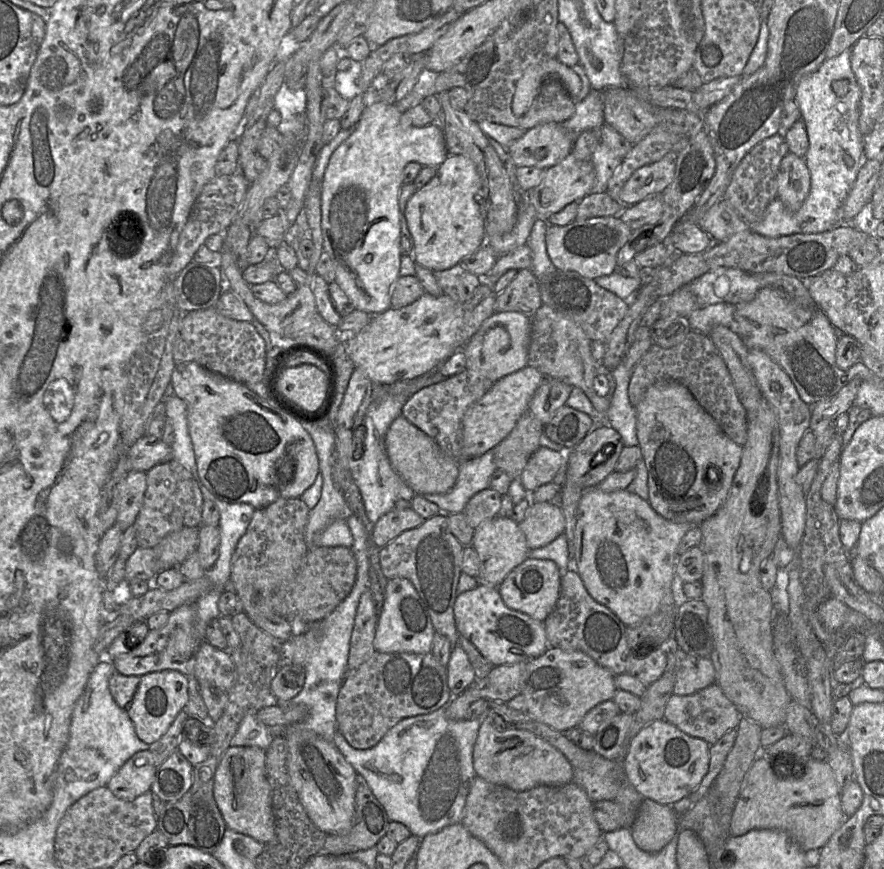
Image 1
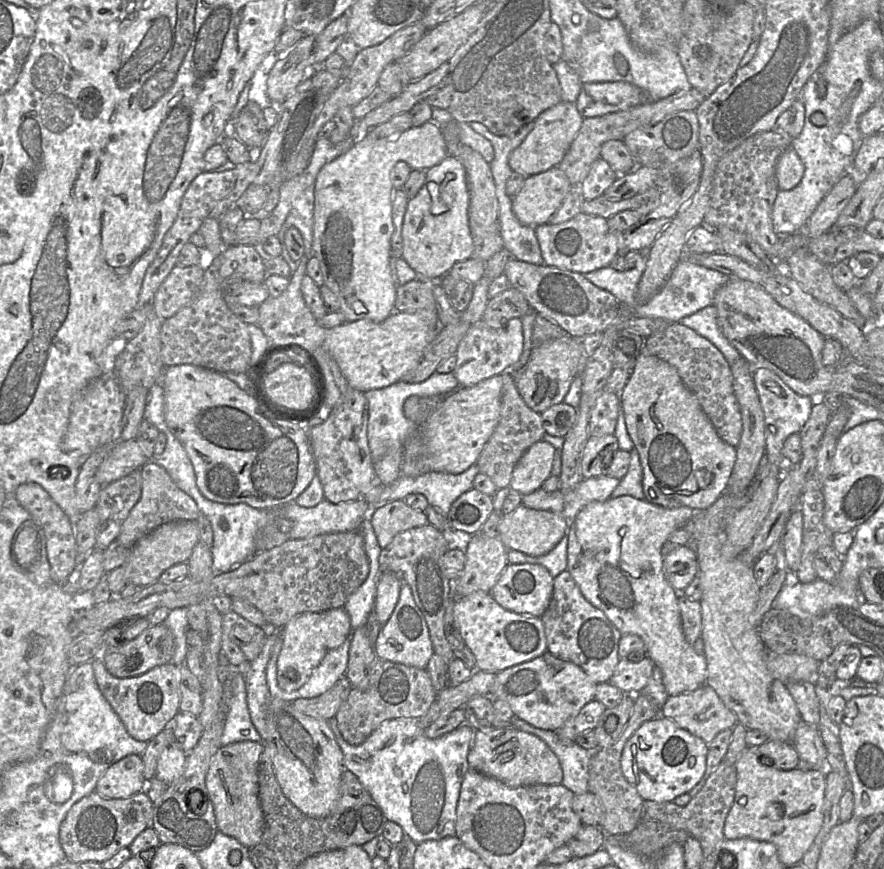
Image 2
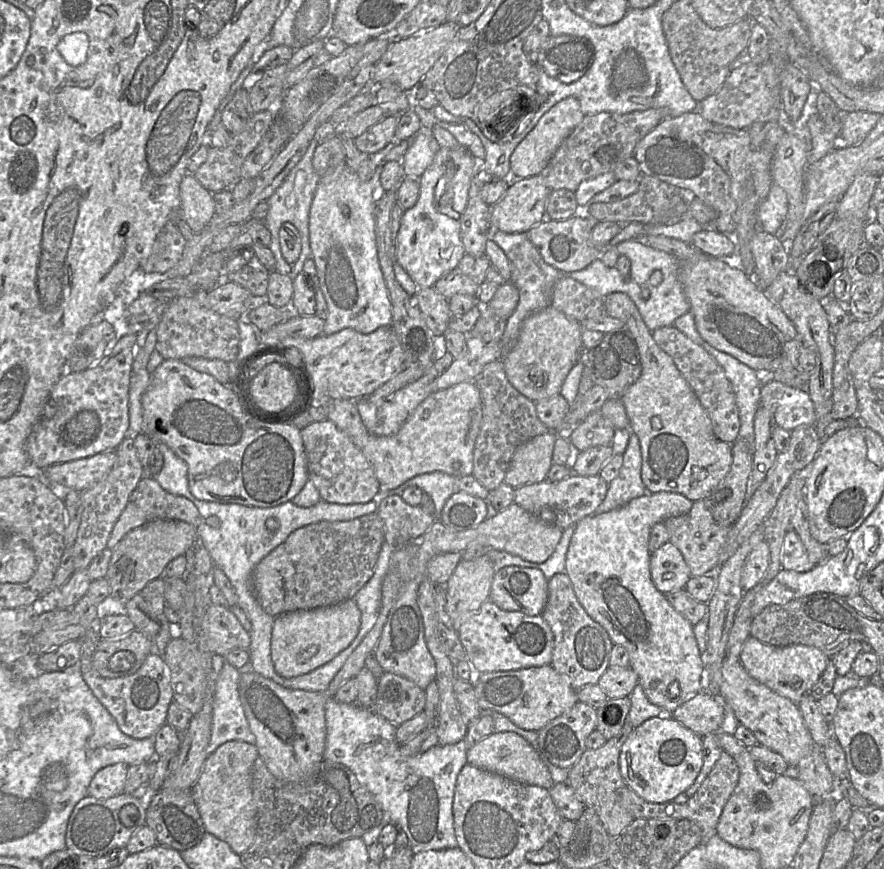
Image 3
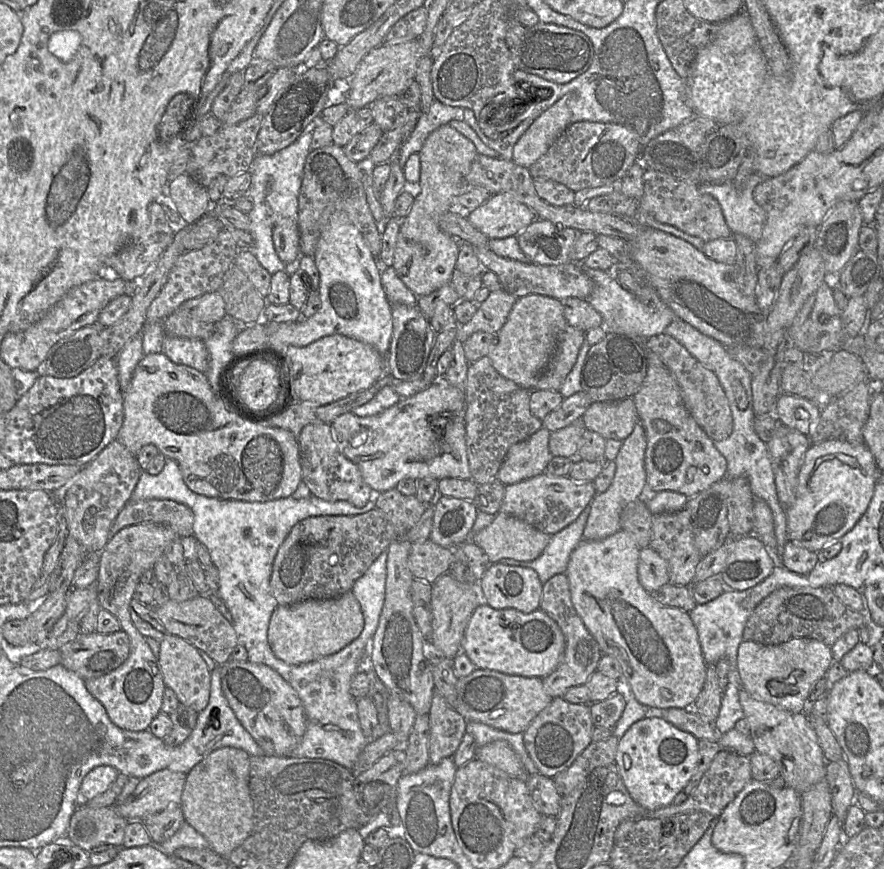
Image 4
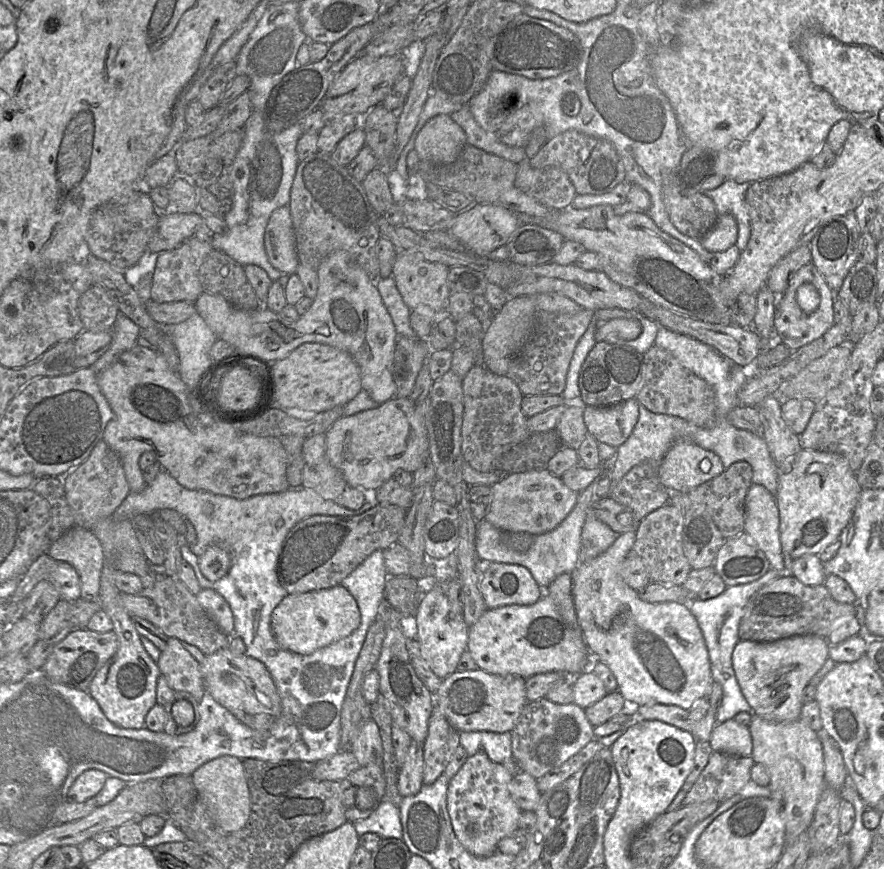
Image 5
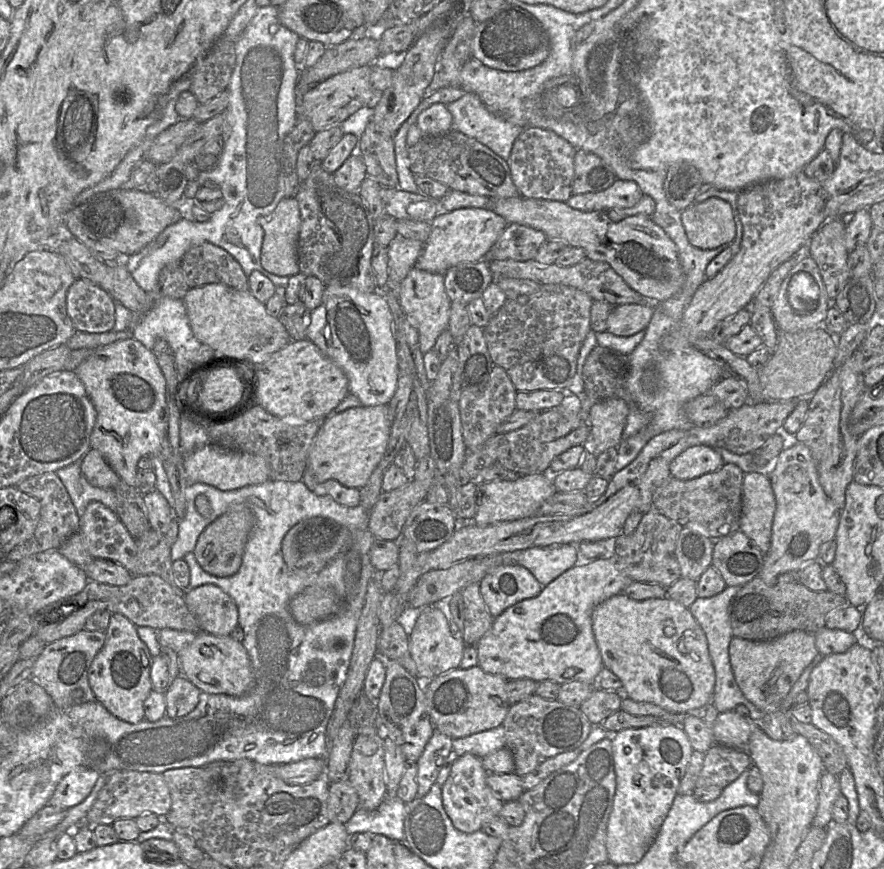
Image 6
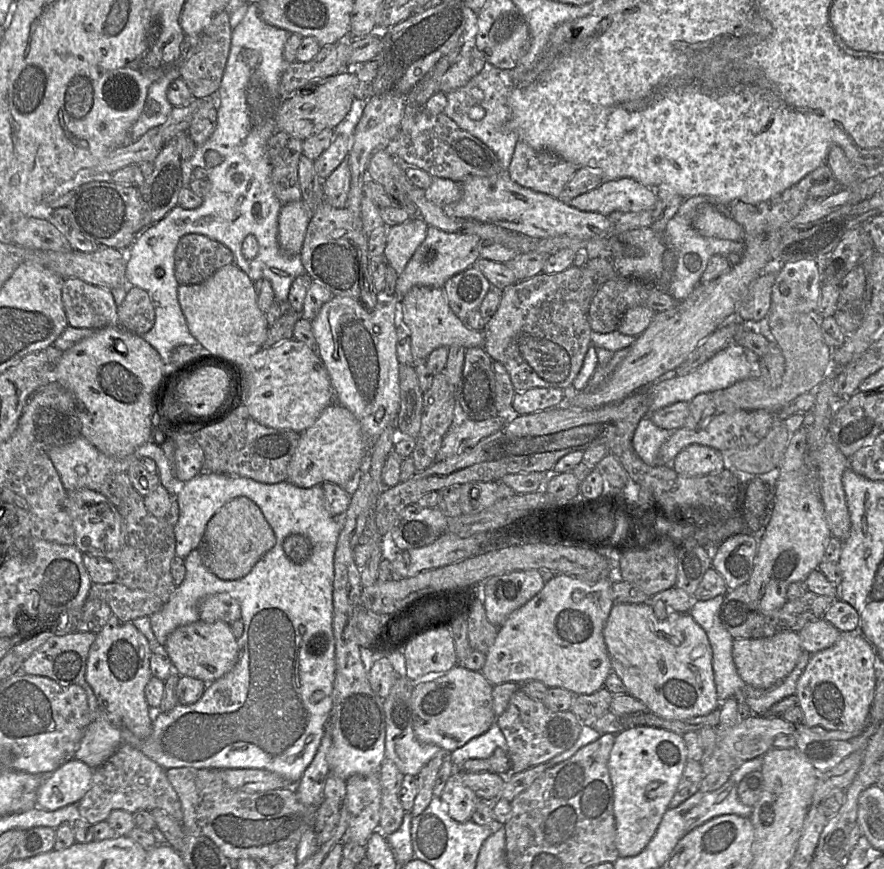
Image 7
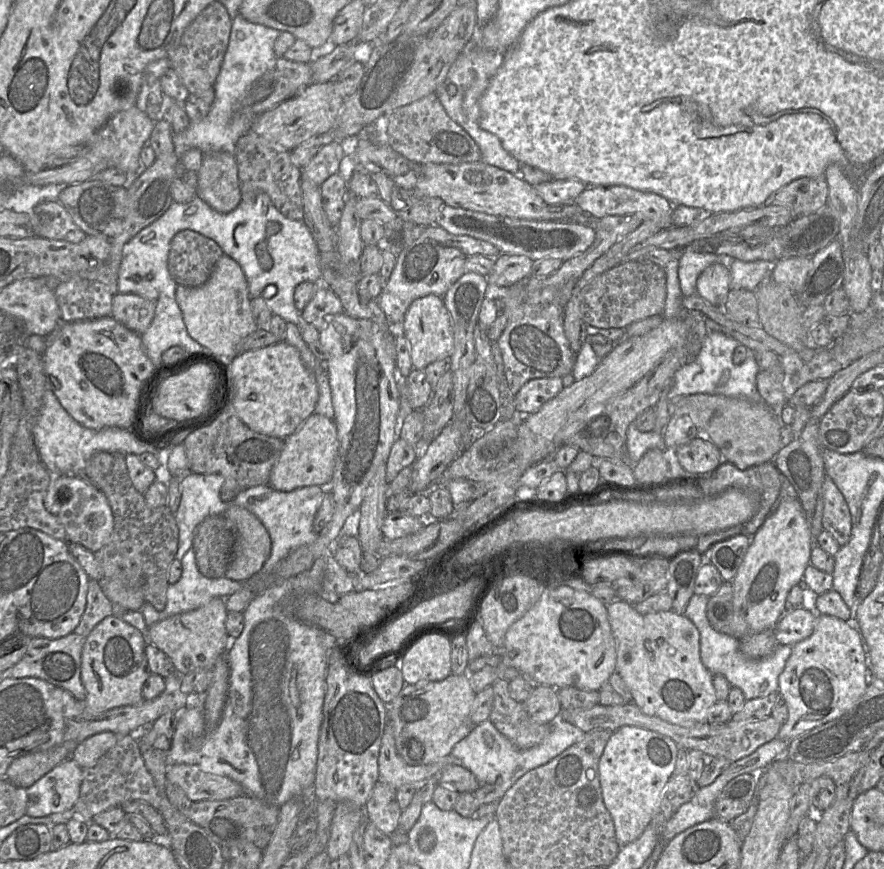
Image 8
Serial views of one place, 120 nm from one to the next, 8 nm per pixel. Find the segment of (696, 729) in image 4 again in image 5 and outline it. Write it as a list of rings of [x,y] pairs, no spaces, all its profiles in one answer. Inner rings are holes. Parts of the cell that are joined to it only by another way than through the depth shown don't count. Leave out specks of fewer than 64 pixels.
[[[654,704],[638,705],[637,710],[631,715],[622,729],[628,729],[630,726],[647,720],[657,720],[681,730],[691,732],[692,722],[689,717],[689,711],[675,705]]]

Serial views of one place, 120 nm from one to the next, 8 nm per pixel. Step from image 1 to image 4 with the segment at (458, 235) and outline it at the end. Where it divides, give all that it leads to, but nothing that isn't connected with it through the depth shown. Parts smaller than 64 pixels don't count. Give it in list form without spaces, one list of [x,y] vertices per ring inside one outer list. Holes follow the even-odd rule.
[[[449,124],[442,125],[431,132],[419,151],[421,192],[415,198],[408,215],[402,219],[392,265],[401,281],[417,297],[429,295],[450,283],[452,274],[456,269],[460,243],[457,239],[440,229],[438,219],[441,214],[449,210],[456,210],[453,208],[453,199],[467,190],[469,184],[466,176],[477,154],[478,151],[472,141]]]

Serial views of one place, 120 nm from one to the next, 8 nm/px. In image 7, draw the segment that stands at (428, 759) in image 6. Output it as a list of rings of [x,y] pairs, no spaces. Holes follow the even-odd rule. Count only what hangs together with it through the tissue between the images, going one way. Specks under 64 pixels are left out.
[[[440,750],[418,773],[417,794],[409,812],[412,817],[421,814],[429,805],[433,797],[433,786],[437,773],[445,758],[447,758],[447,752]]]

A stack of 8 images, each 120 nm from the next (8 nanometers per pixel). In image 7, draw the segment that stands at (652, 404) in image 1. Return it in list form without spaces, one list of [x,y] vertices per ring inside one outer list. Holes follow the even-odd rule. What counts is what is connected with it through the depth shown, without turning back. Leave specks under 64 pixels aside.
[[[692,444],[676,455],[672,468],[682,476],[699,477],[721,472],[725,460],[723,454],[714,448]]]

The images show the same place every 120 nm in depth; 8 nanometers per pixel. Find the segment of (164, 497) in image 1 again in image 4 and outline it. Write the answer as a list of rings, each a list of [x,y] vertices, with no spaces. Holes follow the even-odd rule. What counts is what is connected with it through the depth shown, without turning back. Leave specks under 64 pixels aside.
[[[130,499],[112,523],[110,537],[126,526],[142,523],[167,525],[180,538],[185,538],[193,536],[194,514],[186,505],[172,500],[132,501]]]

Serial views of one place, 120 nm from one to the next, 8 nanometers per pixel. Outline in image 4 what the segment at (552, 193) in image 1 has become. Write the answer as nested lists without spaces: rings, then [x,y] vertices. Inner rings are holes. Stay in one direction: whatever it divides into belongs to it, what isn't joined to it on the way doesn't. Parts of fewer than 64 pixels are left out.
[[[509,193],[492,195],[485,203],[469,211],[467,219],[489,239],[501,239],[516,236],[537,219],[535,213],[525,204],[516,200]]]

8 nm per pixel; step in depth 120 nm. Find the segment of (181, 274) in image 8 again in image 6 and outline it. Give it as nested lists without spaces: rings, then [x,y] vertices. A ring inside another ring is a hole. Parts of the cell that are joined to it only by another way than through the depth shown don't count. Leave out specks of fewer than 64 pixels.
[[[202,243],[190,248],[182,256],[180,266],[189,288],[220,283],[238,291],[249,291],[248,277],[238,261],[214,244]]]

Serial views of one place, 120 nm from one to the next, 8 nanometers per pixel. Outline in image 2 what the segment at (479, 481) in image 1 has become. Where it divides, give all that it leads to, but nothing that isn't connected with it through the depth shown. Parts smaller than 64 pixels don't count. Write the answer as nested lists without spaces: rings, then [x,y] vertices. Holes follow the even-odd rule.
[[[475,463],[457,474],[430,472],[415,477],[401,475],[390,485],[383,487],[378,504],[373,508],[379,508],[391,501],[404,500],[410,494],[422,494],[429,505],[447,516],[452,503],[473,488],[473,481],[478,473],[479,468]]]

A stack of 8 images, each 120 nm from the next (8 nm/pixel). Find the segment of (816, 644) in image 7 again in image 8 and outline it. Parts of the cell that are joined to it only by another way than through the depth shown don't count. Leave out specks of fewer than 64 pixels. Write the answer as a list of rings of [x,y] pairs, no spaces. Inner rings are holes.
[[[788,607],[775,626],[775,635],[779,644],[793,647],[808,638],[813,633],[816,616],[816,611],[803,607]]]

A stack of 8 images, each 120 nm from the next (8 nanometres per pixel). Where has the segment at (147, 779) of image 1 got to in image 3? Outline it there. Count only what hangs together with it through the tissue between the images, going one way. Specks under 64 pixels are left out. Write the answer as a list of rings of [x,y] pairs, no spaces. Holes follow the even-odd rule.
[[[117,763],[100,769],[88,786],[88,795],[108,799],[122,794],[128,767],[125,763]]]

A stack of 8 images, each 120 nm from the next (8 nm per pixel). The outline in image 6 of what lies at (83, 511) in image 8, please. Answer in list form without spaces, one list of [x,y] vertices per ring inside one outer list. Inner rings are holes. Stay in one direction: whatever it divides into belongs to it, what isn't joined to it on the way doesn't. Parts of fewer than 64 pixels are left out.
[[[90,502],[79,516],[78,532],[82,535],[89,554],[94,558],[111,560],[126,568],[133,576],[137,574],[137,545],[120,518],[100,502]]]

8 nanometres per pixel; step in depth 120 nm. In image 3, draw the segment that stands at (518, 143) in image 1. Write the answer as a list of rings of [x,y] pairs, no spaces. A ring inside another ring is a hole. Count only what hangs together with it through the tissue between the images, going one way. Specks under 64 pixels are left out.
[[[570,96],[547,111],[538,121],[536,126],[527,134],[519,143],[510,158],[511,172],[518,178],[527,178],[539,175],[548,165],[550,159],[570,135],[574,128],[582,122],[585,115],[583,114],[580,102],[577,98]]]

